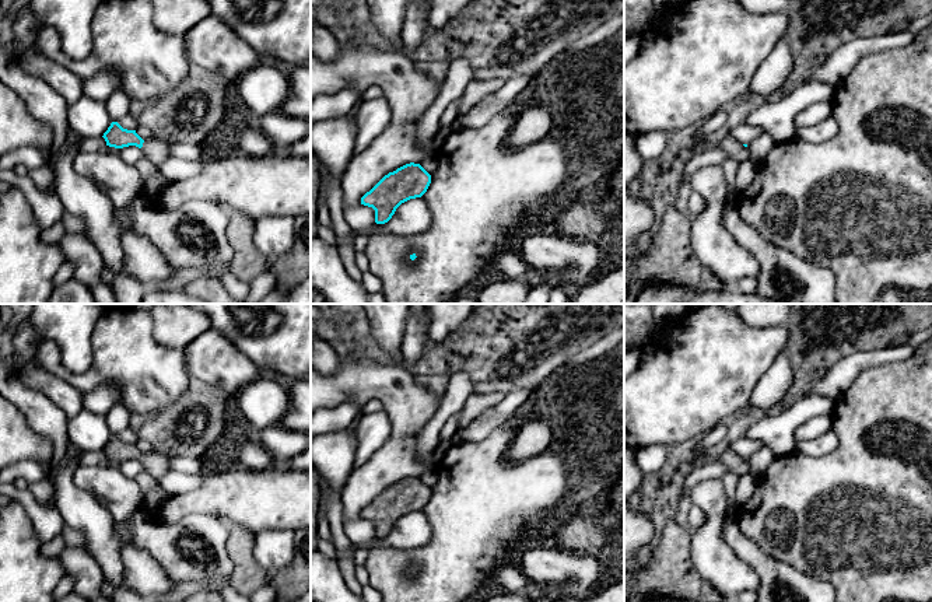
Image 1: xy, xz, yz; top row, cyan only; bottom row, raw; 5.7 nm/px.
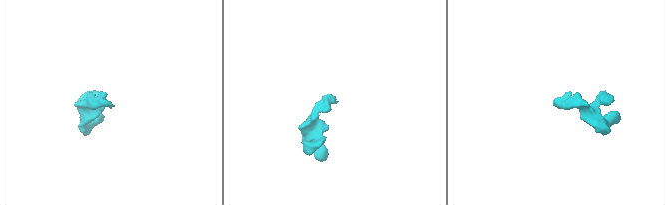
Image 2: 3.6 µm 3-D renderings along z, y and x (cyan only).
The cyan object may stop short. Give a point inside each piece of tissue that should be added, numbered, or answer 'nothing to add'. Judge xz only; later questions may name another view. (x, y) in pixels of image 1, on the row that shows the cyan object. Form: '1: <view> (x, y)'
nothing to add

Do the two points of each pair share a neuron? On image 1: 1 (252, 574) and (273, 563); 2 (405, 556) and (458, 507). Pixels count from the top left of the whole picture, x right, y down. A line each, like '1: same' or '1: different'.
1: different
2: same

